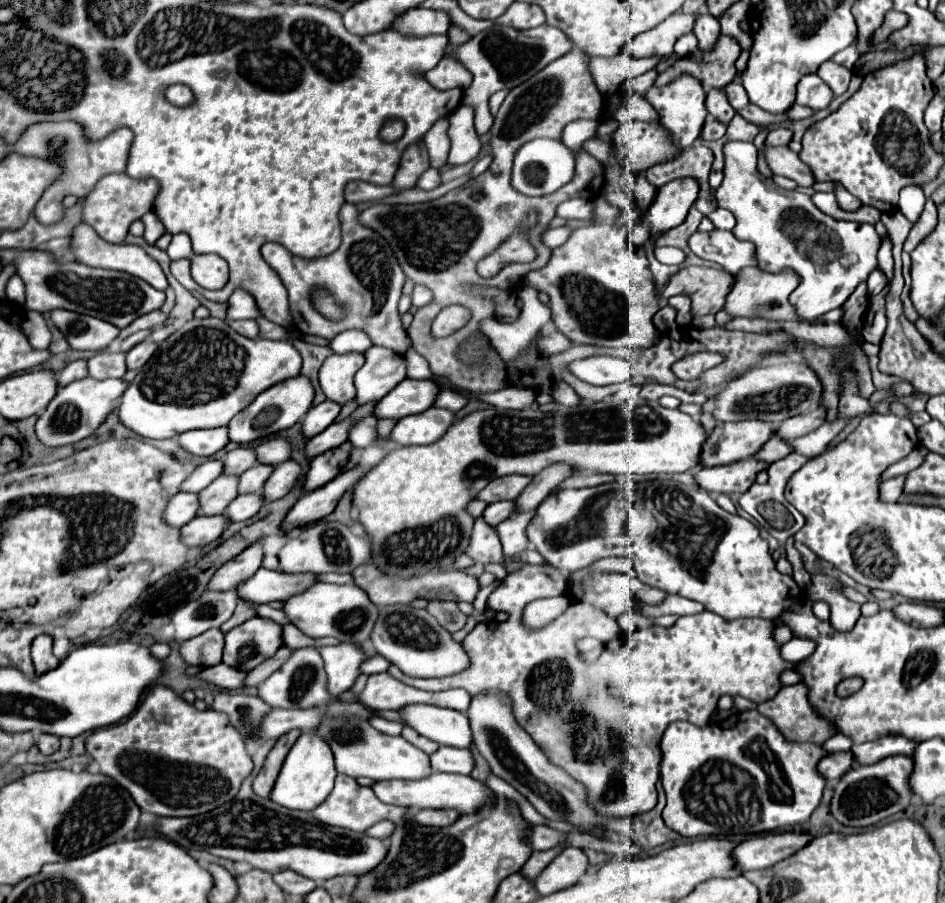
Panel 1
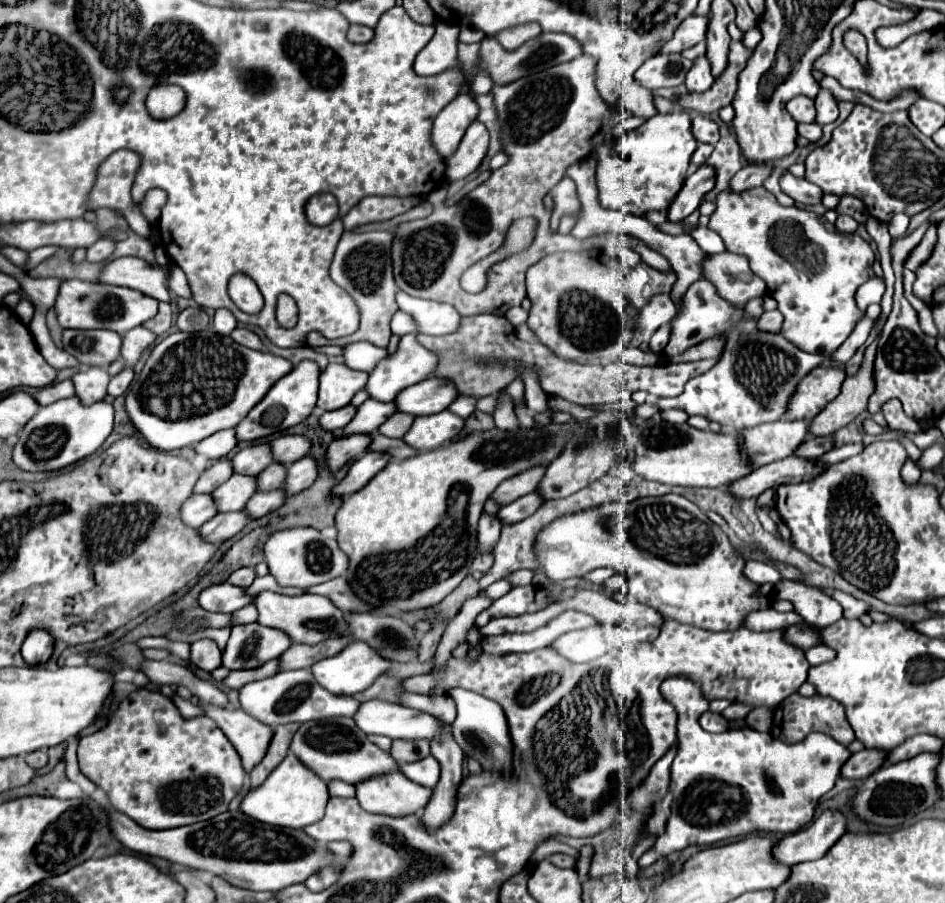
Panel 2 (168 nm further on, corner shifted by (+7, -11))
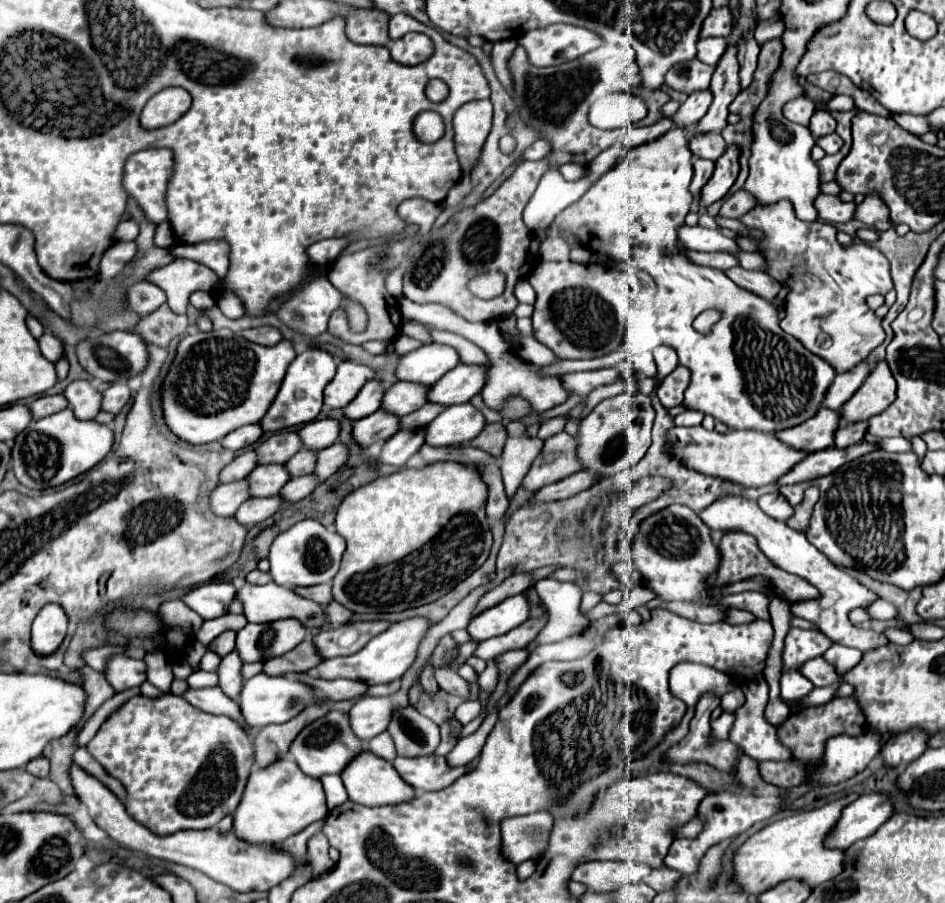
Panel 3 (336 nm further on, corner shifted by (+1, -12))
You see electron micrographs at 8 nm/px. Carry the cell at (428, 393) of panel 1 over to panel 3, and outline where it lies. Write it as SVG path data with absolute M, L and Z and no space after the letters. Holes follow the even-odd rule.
M458 364L450 372L446 372L428 392L430 402L438 402L442 406L464 404L470 402L486 384L486 366L476 364Z

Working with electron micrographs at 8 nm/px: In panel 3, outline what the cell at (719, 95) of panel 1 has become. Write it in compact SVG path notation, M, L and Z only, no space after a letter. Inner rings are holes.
M720 132L696 134L690 138L690 152L696 158L706 158L706 160L716 162L724 150L726 150L726 142L724 142Z

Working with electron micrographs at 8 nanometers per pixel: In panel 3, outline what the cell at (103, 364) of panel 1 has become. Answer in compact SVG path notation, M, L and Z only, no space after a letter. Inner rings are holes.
M76 380L68 384L68 388L64 390L64 396L68 400L68 408L74 412L78 420L92 420L100 412L102 396L86 380Z

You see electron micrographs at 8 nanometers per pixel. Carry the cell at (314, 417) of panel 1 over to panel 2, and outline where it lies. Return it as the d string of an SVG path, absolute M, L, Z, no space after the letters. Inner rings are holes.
M346 405L346 407L336 409L336 411L328 411L320 417L320 427L326 431L338 431L350 423L354 413L356 413L356 407L352 407L352 405Z

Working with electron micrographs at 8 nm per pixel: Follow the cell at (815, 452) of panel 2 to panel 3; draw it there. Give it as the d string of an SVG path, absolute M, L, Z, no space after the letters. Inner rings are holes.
M850 422L844 424L838 432L836 432L836 446L838 448L846 448L852 444L862 442L862 438L868 432L868 422Z

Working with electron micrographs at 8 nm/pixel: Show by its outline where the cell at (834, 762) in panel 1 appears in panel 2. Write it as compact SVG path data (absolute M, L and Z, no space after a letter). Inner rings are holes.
M862 749L850 755L850 759L846 759L846 763L840 767L840 777L842 779L866 779L868 775L872 775L876 769L884 765L884 759L886 759L884 751Z

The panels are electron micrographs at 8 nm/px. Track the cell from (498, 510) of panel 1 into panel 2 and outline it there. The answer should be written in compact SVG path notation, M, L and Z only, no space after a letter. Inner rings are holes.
M528 493L528 495L524 495L524 497L516 499L514 503L502 507L502 509L498 511L498 517L502 519L502 523L518 523L518 521L530 517L540 505L542 505L540 495Z

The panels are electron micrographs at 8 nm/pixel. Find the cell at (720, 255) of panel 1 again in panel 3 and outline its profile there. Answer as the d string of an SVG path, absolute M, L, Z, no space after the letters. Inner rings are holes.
M736 266L736 268L726 270L726 276L728 276L734 284L738 284L740 288L750 290L750 292L758 294L760 298L774 302L776 306L782 304L782 300L778 300L780 282L776 282L776 280L774 280L772 276L768 276L766 272L750 272L750 270L744 270L742 266Z

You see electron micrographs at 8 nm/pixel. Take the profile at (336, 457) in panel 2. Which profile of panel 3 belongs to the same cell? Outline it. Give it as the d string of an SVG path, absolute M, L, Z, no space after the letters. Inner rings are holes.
M384 408L376 410L372 416L366 416L354 424L354 438L360 446L368 448L376 440L386 440L392 438L400 428L400 418L386 412Z

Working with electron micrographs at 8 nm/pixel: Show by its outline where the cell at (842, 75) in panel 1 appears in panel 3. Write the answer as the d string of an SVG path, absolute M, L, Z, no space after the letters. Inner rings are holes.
M818 110L818 112L814 112L814 116L810 118L808 128L810 128L810 132L812 132L812 136L814 136L814 138L828 136L828 134L832 134L832 132L834 132L834 128L836 128L836 120L834 120L828 112Z

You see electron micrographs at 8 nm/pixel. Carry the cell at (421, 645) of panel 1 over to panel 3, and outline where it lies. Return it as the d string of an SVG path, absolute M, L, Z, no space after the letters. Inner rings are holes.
M332 600L328 606L324 606L324 612L326 612L326 620L330 620L332 624L338 624L338 626L346 624L352 616L352 612L348 608L344 608L342 604L338 604L336 600Z

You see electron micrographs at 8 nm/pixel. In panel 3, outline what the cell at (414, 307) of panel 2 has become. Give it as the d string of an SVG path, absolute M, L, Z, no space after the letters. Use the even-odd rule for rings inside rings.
M404 296L400 298L400 310L402 310L402 314L406 318L412 318L412 320L418 320L418 322L424 322L424 324L432 324L438 330L456 332L456 334L464 336L466 340L474 342L478 348L482 348L486 352L486 356L492 362L492 366L490 366L490 372L488 372L490 374L488 376L488 384L482 390L482 402L490 410L500 412L506 406L508 398L512 398L512 396L520 396L524 400L528 400L530 406L532 406L532 410L536 414L546 412L546 410L550 410L550 408L566 402L568 392L564 390L560 378L558 376L542 376L534 364L524 362L512 350L512 346L502 338L502 332L500 332L496 320L492 320L492 322L468 322L468 320L460 318L458 314L454 314L446 306L440 306L440 304L416 304L416 302L412 302L412 300L404 298Z

